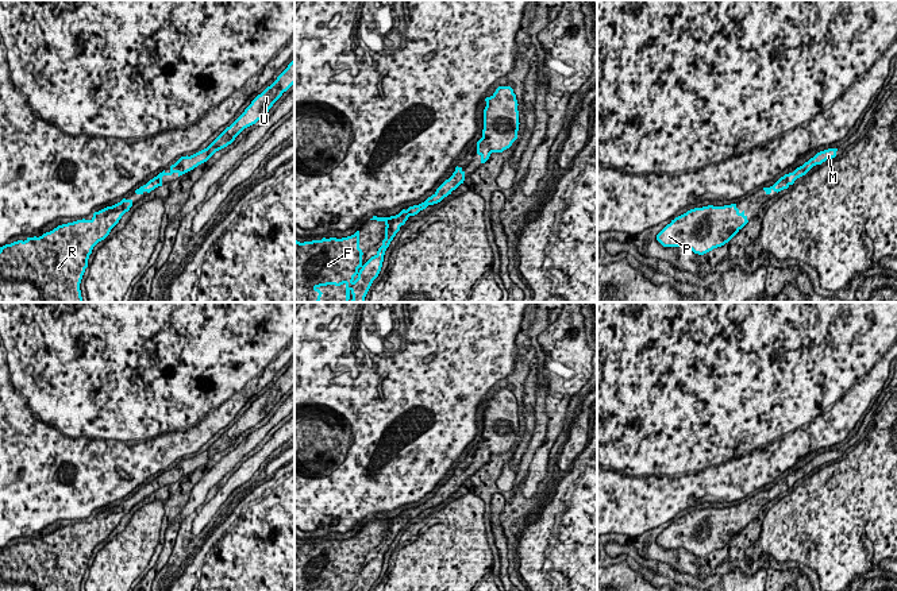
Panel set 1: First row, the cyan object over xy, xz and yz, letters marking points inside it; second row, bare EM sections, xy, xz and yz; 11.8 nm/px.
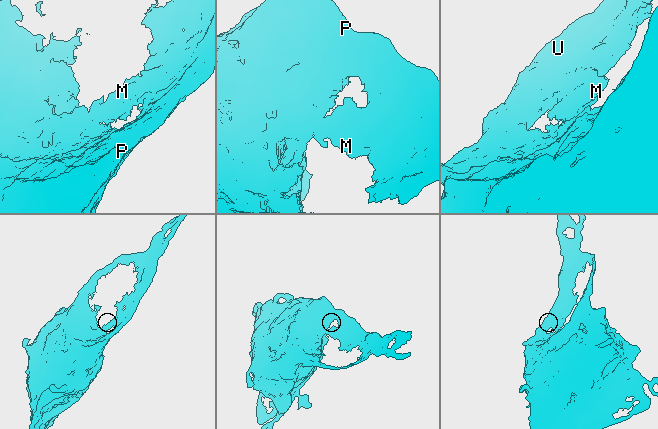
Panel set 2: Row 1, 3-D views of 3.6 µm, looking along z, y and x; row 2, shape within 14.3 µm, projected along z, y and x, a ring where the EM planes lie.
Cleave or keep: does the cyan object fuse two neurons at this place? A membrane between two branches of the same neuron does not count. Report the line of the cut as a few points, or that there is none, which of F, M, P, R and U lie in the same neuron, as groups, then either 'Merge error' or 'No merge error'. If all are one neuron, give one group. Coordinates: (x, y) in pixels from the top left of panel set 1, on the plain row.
No split. Groups: F M P R U. No merge error

